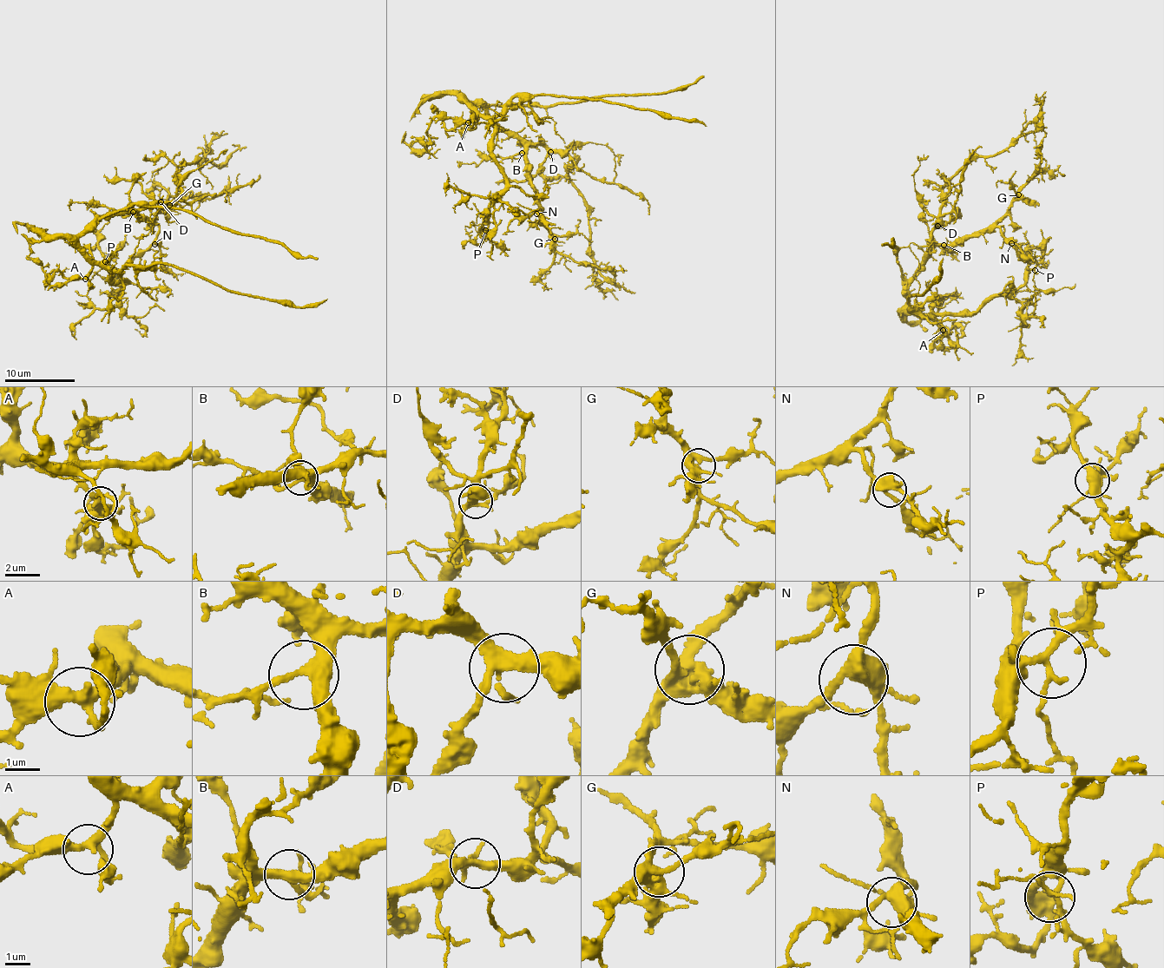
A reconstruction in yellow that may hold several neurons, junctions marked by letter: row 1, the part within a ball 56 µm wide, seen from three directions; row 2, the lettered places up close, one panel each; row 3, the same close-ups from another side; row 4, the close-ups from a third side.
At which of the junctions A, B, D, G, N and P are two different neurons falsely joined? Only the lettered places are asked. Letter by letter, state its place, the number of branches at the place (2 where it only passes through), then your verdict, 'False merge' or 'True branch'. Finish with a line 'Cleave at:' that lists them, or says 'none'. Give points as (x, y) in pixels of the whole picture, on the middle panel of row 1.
A: Place: (468, 122). Branches: 4. True branch
B: Place: (522, 153). Branches: 3. True branch
D: Place: (550, 152). Branches: 4. True branch
G: Place: (555, 239). Branches: 5. True branch
N: Place: (536, 214). Branches: 4. True branch
P: Place: (485, 230). Branches: 5. True branch
Cleave at: none

